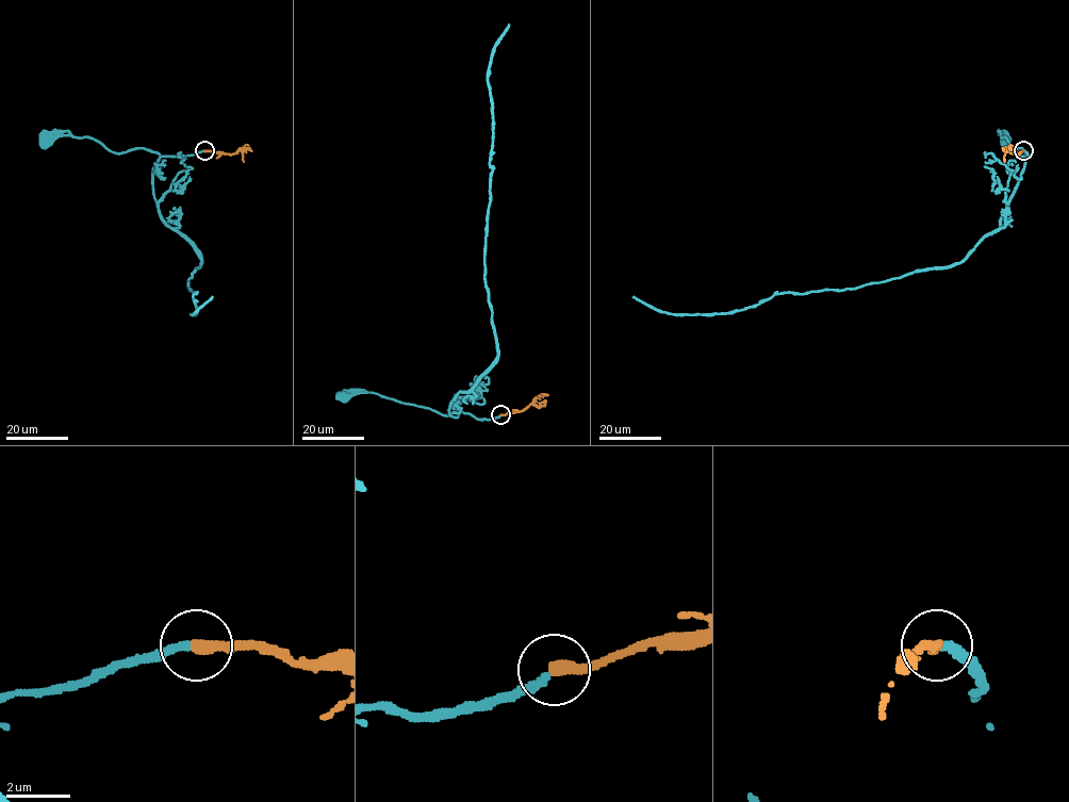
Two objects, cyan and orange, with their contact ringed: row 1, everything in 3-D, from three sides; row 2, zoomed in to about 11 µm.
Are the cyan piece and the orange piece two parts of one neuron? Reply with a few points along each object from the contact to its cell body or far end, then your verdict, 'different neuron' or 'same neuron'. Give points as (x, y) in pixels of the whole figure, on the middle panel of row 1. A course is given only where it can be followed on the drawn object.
cyan via (500, 415), (475, 419), (461, 411), (456, 416), (375, 393), (344, 396) | orange via (500, 414), (523, 411), (540, 396) | different neuron

